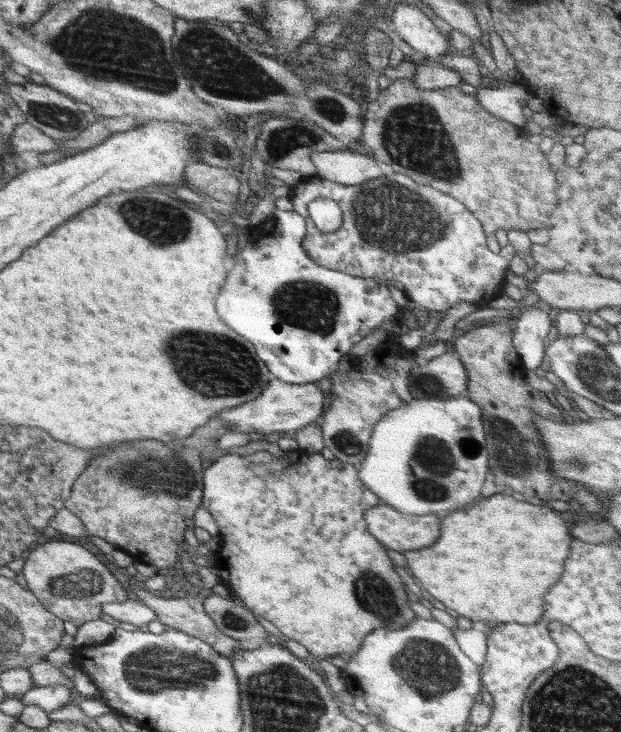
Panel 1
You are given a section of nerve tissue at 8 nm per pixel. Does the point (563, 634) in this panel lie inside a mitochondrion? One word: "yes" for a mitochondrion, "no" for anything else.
no

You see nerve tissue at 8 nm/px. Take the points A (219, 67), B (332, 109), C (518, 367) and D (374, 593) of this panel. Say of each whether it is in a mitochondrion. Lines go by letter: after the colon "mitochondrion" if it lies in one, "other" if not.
A: mitochondrion
B: mitochondrion
C: other
D: mitochondrion

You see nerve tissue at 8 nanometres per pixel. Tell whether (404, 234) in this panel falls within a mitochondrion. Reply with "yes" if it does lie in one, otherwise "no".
yes

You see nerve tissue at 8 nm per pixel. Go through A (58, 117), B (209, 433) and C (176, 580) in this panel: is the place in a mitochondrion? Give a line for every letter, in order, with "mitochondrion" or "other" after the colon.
A: mitochondrion
B: other
C: other

